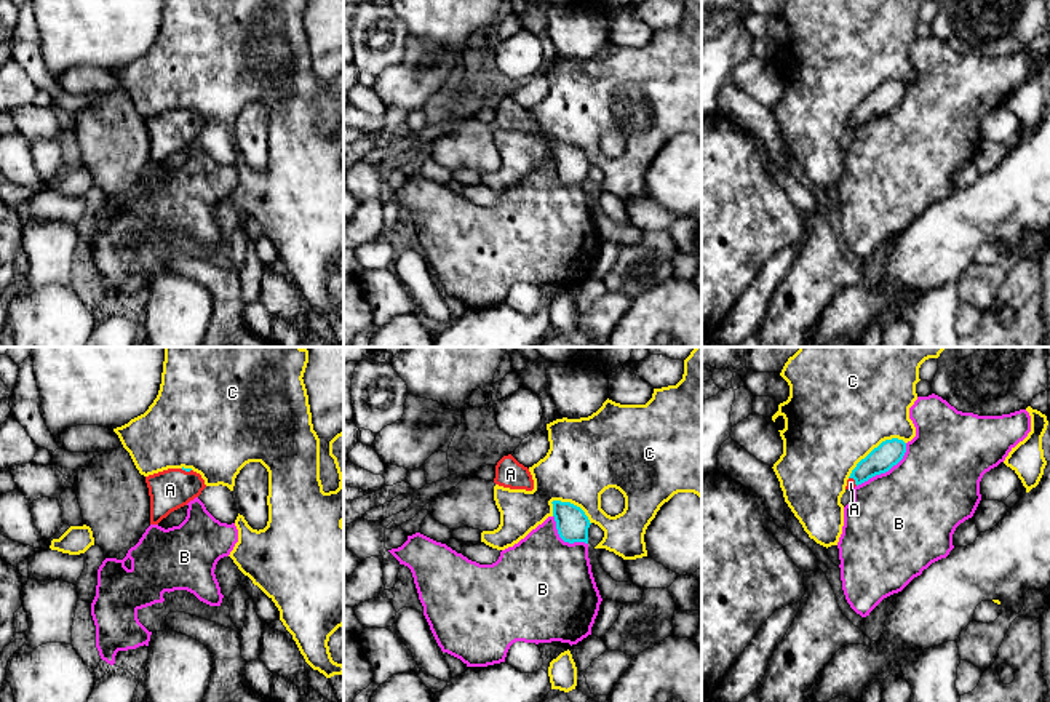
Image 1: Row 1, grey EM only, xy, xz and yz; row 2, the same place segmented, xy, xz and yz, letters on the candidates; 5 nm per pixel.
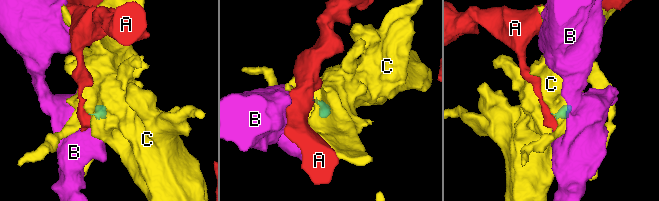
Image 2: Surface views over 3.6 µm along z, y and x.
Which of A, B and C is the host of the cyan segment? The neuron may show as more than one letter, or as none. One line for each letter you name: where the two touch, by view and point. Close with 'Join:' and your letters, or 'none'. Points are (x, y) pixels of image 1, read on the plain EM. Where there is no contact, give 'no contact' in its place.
A: contact yz (854, 120)
Join: A

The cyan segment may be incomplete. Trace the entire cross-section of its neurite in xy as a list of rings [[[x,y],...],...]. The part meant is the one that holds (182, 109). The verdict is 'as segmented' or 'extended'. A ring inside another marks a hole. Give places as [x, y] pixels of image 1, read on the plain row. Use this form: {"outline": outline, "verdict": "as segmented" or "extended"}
{"outline": [[[168,110],[145,118],[150,138],[150,166],[158,166],[171,154],[187,147],[206,130],[192,110]]], "verdict": "extended"}

